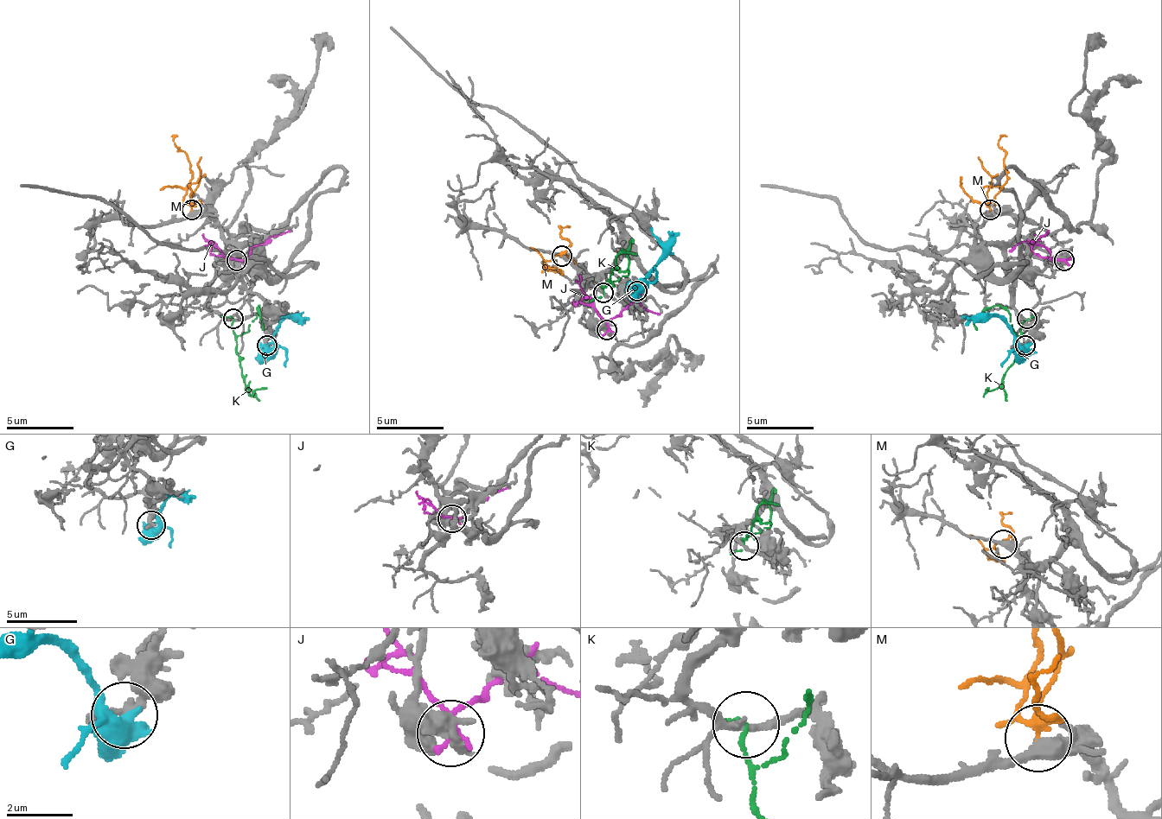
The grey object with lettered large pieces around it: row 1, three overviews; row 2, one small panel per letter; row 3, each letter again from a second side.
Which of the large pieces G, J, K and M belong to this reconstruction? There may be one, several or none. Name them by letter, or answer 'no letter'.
M

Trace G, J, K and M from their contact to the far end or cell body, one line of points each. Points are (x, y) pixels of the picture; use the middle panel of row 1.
G: (636, 290), (642, 283), (642, 276), (663, 253), (649, 226)
J: (606, 330), (612, 320), (636, 300), (660, 314)
K: (603, 294), (616, 257), (636, 253)
M: (562, 257), (555, 257), (562, 273), (545, 263), (545, 270)

